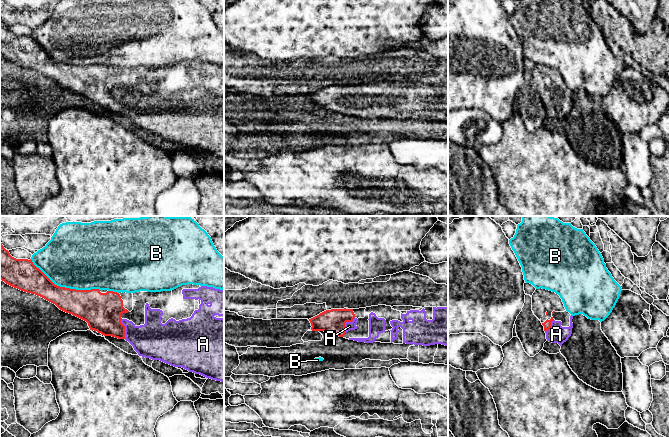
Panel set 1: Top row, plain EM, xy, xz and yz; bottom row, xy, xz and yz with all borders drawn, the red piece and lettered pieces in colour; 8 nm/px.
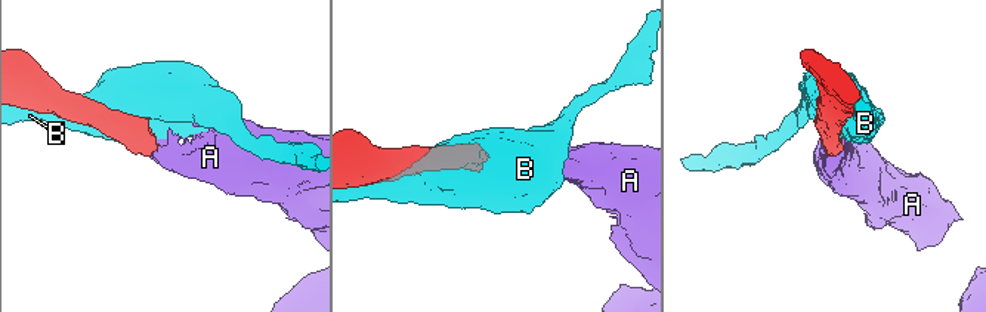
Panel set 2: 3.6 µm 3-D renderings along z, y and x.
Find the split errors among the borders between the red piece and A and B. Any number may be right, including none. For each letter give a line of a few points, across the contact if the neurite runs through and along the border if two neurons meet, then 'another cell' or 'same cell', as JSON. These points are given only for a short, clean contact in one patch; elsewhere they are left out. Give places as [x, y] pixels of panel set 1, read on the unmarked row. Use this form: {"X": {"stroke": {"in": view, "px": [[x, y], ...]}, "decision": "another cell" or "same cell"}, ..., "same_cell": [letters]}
{"A": {"stroke": {"in": "xz", "px": [[332, 98], [345, 98], [349, 102]]}, "decision": "same cell"}, "B": {"decision": "another cell"}, "same_cell": ["A"]}

